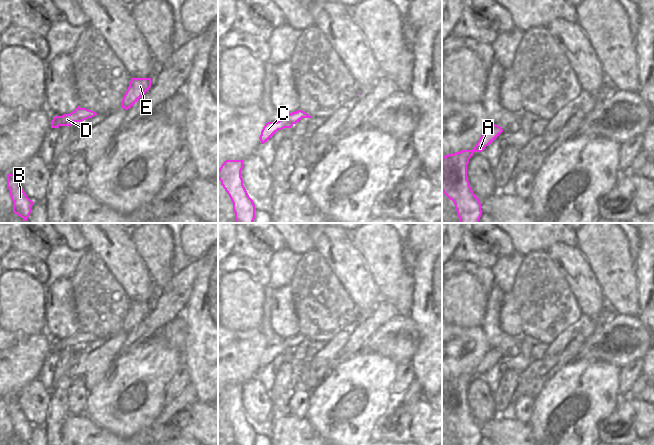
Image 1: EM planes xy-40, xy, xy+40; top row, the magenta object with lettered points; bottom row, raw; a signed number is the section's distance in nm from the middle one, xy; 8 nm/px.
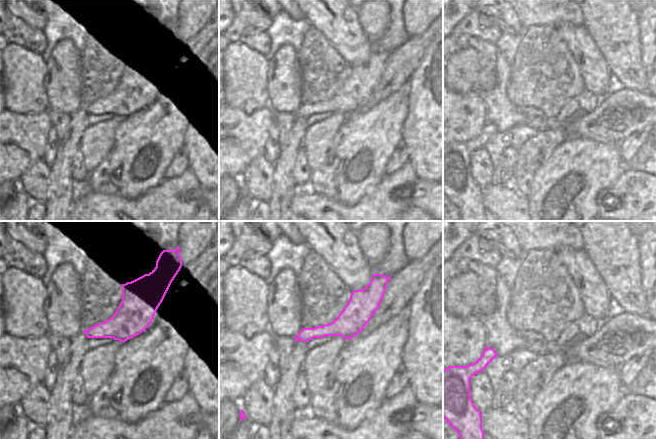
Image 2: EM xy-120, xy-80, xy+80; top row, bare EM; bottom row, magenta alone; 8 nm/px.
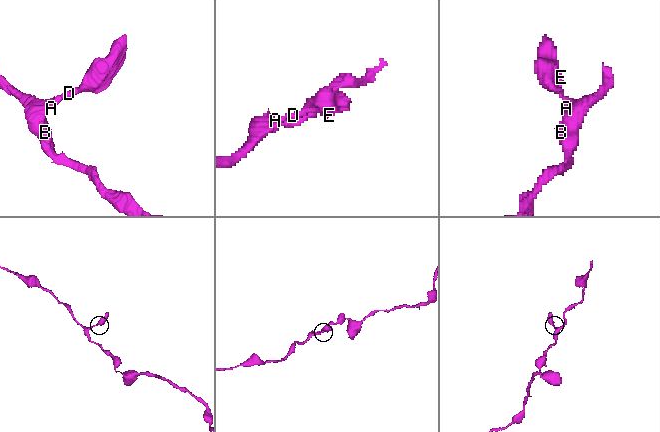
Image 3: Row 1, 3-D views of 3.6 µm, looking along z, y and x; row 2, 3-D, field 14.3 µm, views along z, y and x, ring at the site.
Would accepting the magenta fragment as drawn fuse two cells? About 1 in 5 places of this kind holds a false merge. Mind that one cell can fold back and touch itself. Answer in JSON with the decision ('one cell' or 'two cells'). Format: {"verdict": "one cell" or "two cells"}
{"verdict": "one cell"}

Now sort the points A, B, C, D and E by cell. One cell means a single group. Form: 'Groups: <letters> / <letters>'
Groups: A B C D E

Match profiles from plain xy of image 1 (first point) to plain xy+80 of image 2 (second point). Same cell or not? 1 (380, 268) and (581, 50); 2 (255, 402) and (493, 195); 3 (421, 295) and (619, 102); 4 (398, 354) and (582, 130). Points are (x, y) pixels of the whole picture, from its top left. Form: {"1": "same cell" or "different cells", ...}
{"1": "different cells", "2": "different cells", "3": "different cells", "4": "same cell"}

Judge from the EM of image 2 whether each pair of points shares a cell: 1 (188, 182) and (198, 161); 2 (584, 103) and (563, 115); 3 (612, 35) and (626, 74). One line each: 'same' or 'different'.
1: different
2: same
3: same

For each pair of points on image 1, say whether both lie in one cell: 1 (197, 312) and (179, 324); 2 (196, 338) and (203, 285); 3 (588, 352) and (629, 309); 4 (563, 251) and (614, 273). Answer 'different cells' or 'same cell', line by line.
1: different cells
2: same cell
3: different cells
4: different cells

